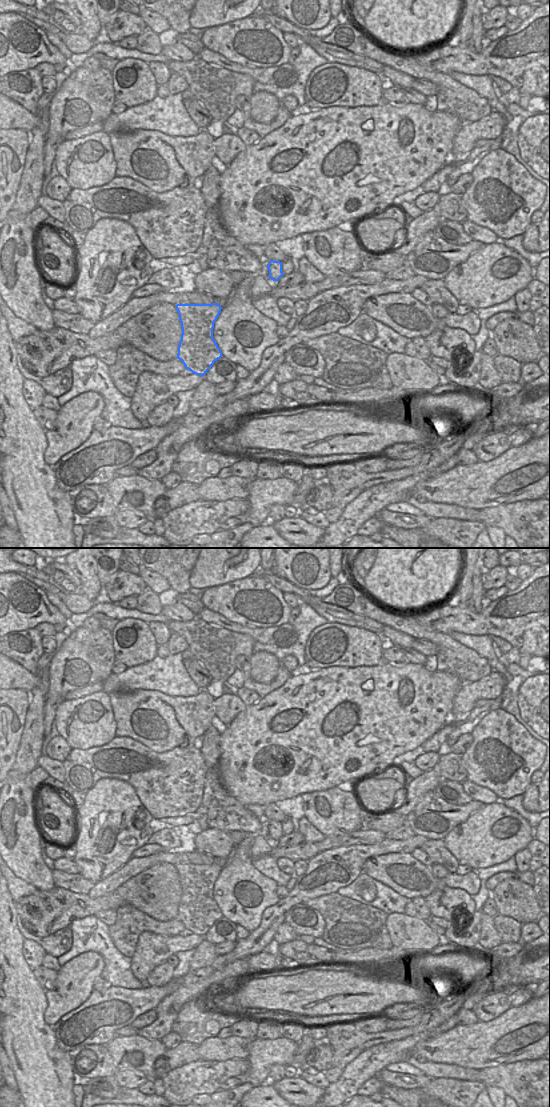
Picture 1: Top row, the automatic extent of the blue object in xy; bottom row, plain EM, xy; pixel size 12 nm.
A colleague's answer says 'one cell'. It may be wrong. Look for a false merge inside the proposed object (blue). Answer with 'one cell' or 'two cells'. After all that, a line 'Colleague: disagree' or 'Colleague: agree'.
one cell
Colleague: agree

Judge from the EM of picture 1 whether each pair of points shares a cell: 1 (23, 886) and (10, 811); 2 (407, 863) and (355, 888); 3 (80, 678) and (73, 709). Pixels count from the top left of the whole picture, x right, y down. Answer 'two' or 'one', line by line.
1: two
2: two
3: two

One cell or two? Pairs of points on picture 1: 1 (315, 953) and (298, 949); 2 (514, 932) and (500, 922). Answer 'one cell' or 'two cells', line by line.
1: two cells
2: one cell

